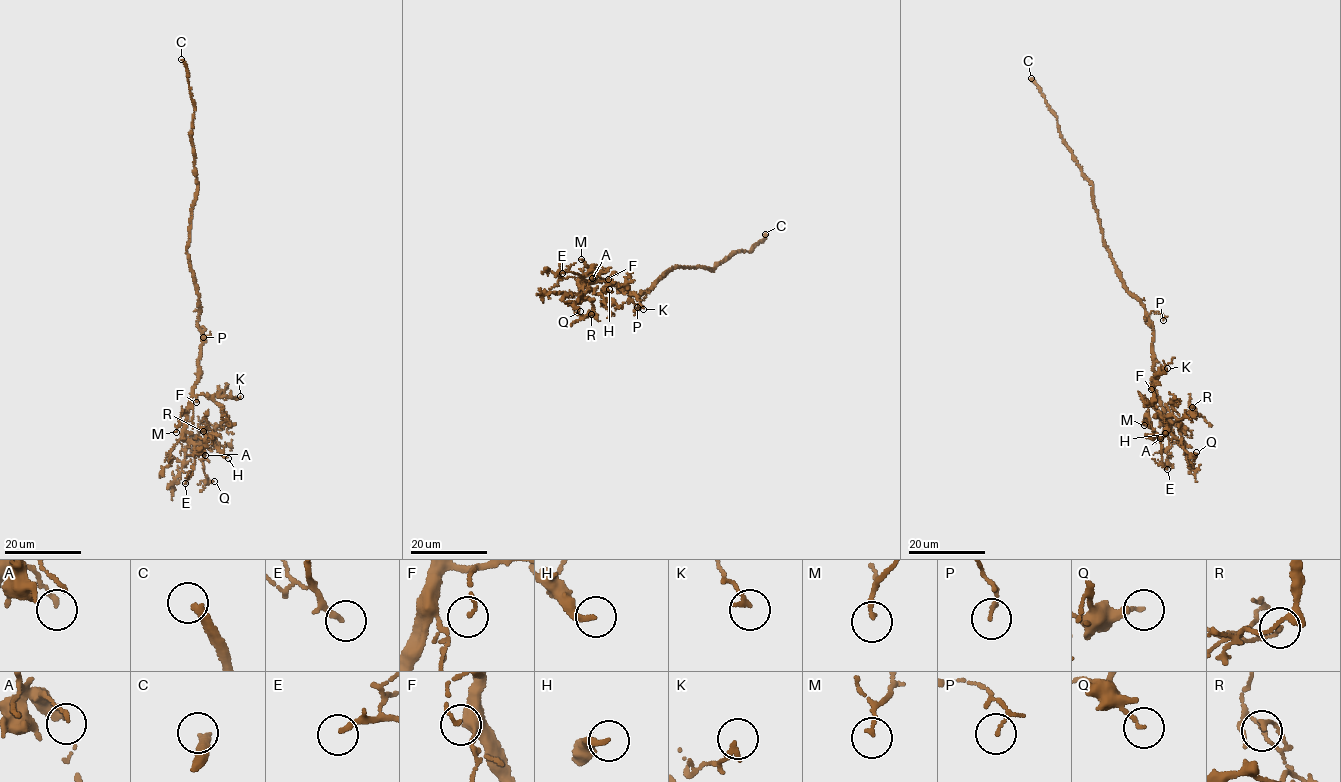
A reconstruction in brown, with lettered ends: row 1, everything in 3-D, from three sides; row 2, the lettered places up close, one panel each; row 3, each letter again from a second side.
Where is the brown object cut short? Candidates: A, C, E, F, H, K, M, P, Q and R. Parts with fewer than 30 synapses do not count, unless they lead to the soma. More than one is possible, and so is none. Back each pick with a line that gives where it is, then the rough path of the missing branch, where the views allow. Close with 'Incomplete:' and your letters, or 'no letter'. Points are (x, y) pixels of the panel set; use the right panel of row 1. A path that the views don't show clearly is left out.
C: at (1031, 78)
E: at (1167, 469); missing branch runs (1167, 469), (1168, 493), (1174, 501)
Incomplete: C, E

